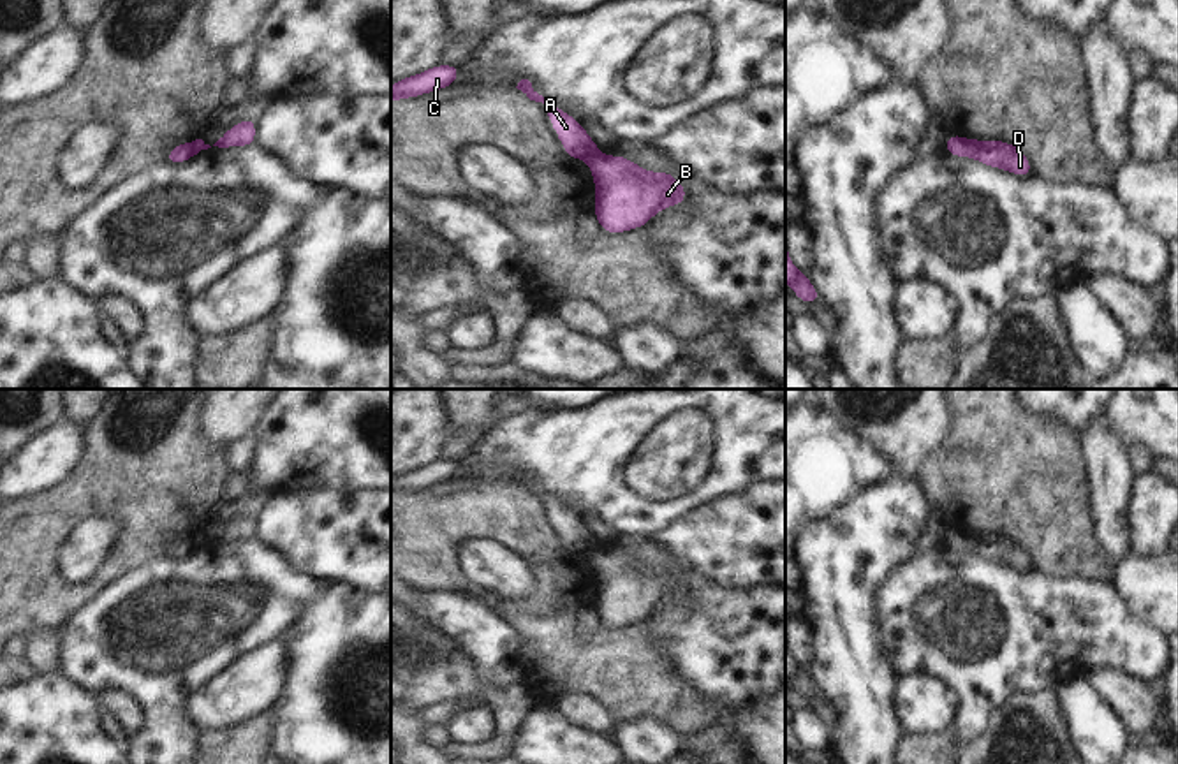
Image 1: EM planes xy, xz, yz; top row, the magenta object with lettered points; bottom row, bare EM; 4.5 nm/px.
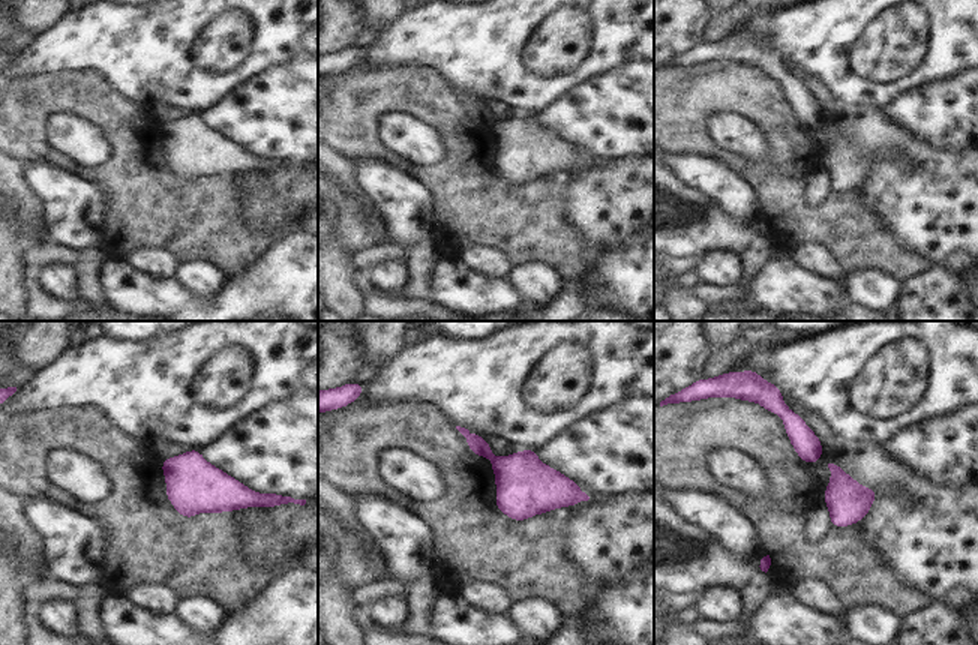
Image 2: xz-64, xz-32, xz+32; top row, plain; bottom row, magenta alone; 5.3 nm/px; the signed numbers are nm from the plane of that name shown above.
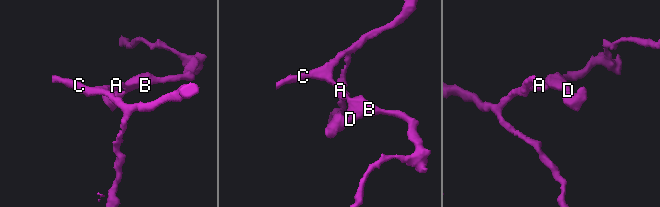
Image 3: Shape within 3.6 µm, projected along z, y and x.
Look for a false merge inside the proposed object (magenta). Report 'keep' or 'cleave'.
cleave

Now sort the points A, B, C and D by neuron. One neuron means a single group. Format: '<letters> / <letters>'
A C / B D

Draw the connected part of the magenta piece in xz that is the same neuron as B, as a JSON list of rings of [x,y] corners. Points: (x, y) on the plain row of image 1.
[[[602,547],[588,558],[595,576],[593,609],[609,628],[643,621],[666,600],[687,593],[683,579],[667,565],[655,569],[627,551]]]

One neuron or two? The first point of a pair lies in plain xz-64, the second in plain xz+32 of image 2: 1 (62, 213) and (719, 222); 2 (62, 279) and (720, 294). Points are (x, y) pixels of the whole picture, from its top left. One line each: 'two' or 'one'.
1: two
2: two

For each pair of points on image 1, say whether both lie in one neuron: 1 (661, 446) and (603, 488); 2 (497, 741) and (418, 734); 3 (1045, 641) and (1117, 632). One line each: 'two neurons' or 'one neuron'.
1: one neuron
2: two neurons
3: one neuron

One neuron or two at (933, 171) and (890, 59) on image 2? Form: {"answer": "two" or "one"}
{"answer": "two"}

